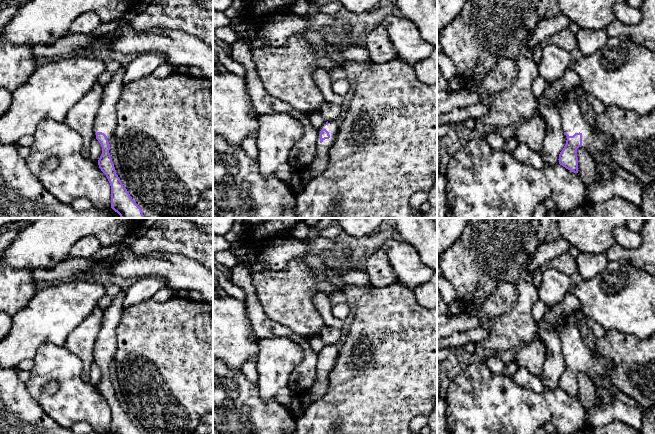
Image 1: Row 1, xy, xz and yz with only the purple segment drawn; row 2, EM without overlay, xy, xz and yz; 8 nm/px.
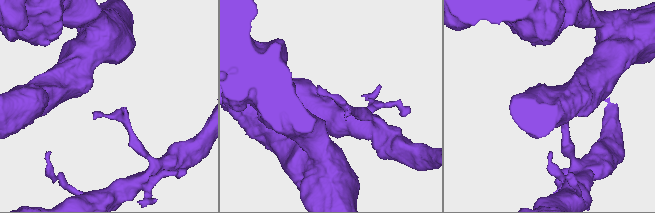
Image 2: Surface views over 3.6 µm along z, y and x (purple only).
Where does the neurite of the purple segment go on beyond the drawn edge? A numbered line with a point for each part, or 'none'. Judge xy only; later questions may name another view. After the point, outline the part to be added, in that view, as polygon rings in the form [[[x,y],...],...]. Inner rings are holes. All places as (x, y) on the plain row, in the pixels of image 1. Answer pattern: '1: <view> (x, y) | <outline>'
1: xy (105, 345) | [[[120,290],[111,305],[103,311],[102,326],[93,348],[93,361],[96,362],[97,356],[102,356],[107,360],[109,368],[112,368],[117,349],[116,330],[124,311],[125,294],[125,290]]]

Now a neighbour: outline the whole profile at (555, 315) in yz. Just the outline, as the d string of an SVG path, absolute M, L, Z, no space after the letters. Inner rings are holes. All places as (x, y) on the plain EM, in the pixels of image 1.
M569 291L560 303L547 308L543 321L557 327L577 309L579 309L579 301L574 294Z

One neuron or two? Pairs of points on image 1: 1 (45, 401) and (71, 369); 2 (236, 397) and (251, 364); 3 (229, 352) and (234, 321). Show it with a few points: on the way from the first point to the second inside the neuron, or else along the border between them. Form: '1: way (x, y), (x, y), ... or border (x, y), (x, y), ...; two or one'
1: way (55, 399), (68, 386), (68, 379); one
2: border (240, 369), (256, 385); two
3: way (229, 344), (229, 329); one

